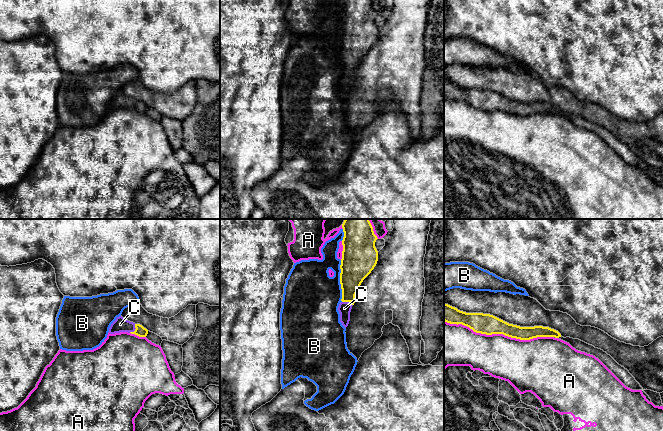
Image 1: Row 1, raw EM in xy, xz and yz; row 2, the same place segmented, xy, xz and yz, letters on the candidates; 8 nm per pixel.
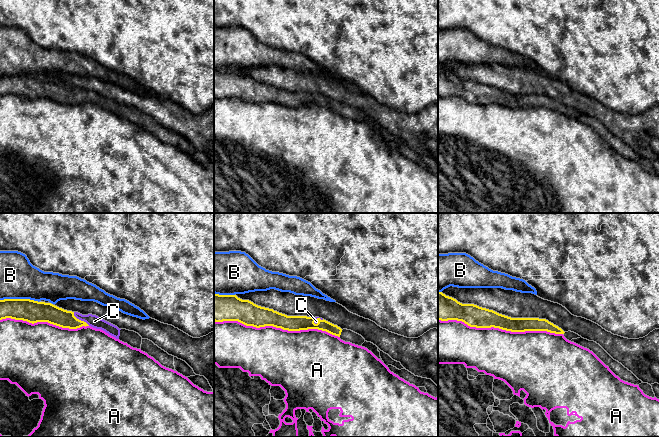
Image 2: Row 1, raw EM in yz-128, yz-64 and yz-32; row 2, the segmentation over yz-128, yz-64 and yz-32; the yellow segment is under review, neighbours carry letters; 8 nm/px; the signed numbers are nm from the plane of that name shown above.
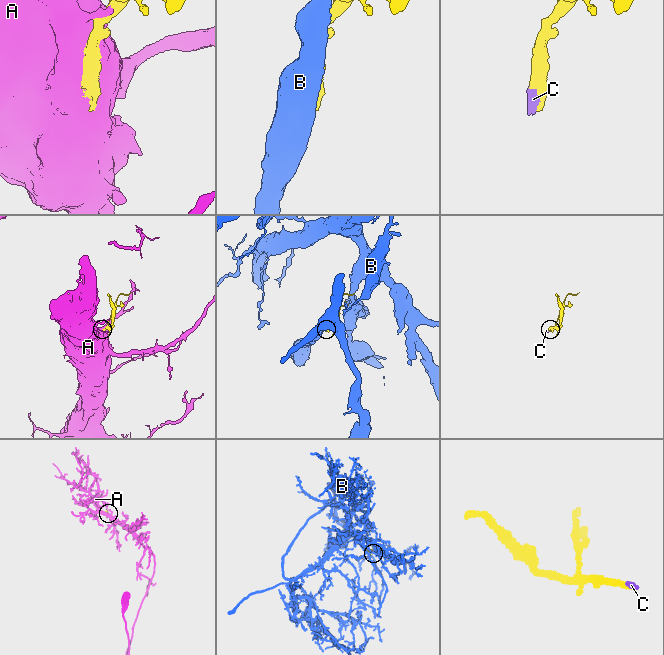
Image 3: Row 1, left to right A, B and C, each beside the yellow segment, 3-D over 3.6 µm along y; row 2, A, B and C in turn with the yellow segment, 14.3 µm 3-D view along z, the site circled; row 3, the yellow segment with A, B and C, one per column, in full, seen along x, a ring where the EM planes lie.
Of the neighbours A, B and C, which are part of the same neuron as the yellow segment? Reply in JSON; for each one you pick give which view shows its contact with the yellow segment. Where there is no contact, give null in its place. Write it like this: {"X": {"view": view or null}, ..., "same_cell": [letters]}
{"C": {"view": "xy"}, "same_cell": ["C"]}

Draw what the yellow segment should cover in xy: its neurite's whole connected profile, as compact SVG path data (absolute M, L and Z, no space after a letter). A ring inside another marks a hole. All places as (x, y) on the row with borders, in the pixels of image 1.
M122 316L117 317L116 320L111 324L108 333L115 334L120 332L128 332L139 337L146 337L148 334L148 330L142 325L130 322L124 319Z

